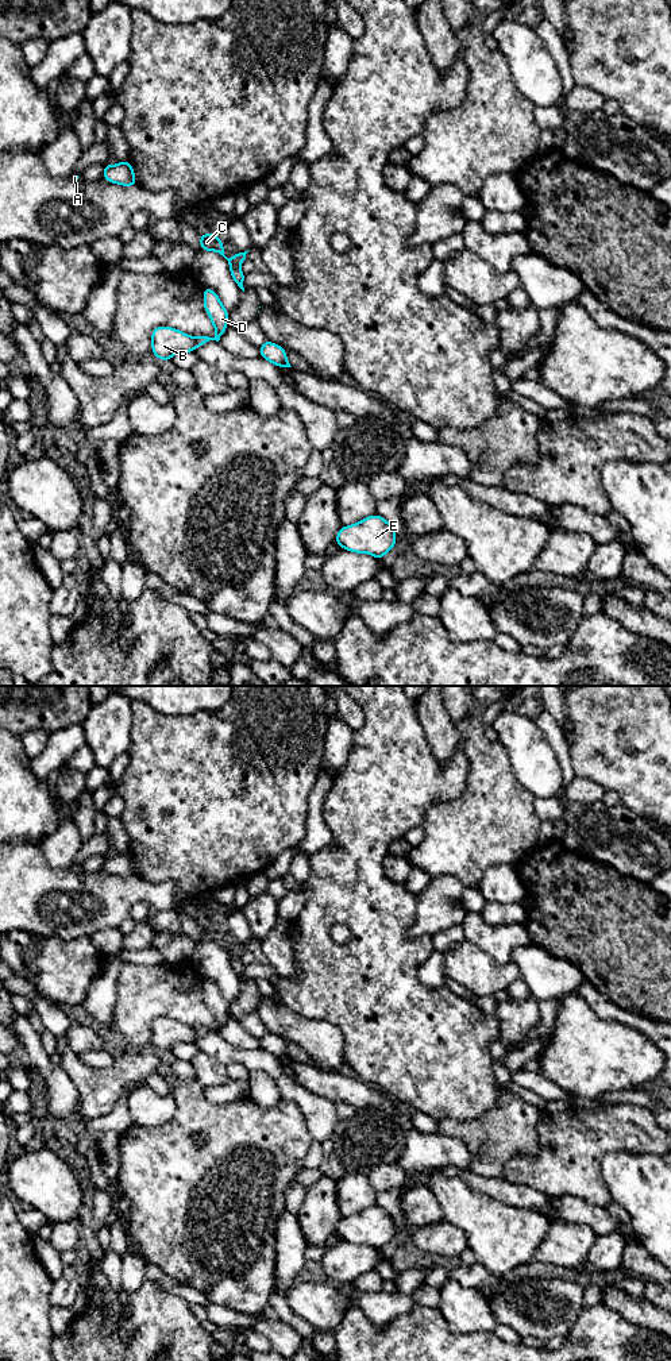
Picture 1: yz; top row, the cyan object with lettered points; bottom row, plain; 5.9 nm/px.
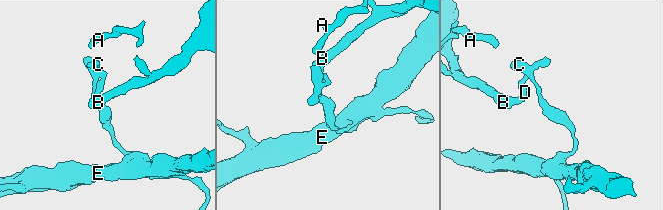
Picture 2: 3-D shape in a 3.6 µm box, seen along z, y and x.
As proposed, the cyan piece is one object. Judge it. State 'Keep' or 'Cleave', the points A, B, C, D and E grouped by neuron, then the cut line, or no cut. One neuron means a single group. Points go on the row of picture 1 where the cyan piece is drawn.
Cleave. Groups: A B D / C E. Split along yz (228, 259), (231, 265), (239, 268)

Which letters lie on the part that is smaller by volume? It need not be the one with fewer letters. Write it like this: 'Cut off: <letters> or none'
Cut off: A, B, D

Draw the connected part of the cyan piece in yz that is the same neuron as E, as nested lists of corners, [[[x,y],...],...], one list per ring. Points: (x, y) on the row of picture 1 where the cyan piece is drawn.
[[[371,514],[355,524],[340,527],[335,543],[342,550],[369,554],[382,559],[396,545],[394,527],[378,514]]]

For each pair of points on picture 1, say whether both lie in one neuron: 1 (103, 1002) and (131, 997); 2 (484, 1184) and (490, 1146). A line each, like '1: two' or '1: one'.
1: two
2: two

